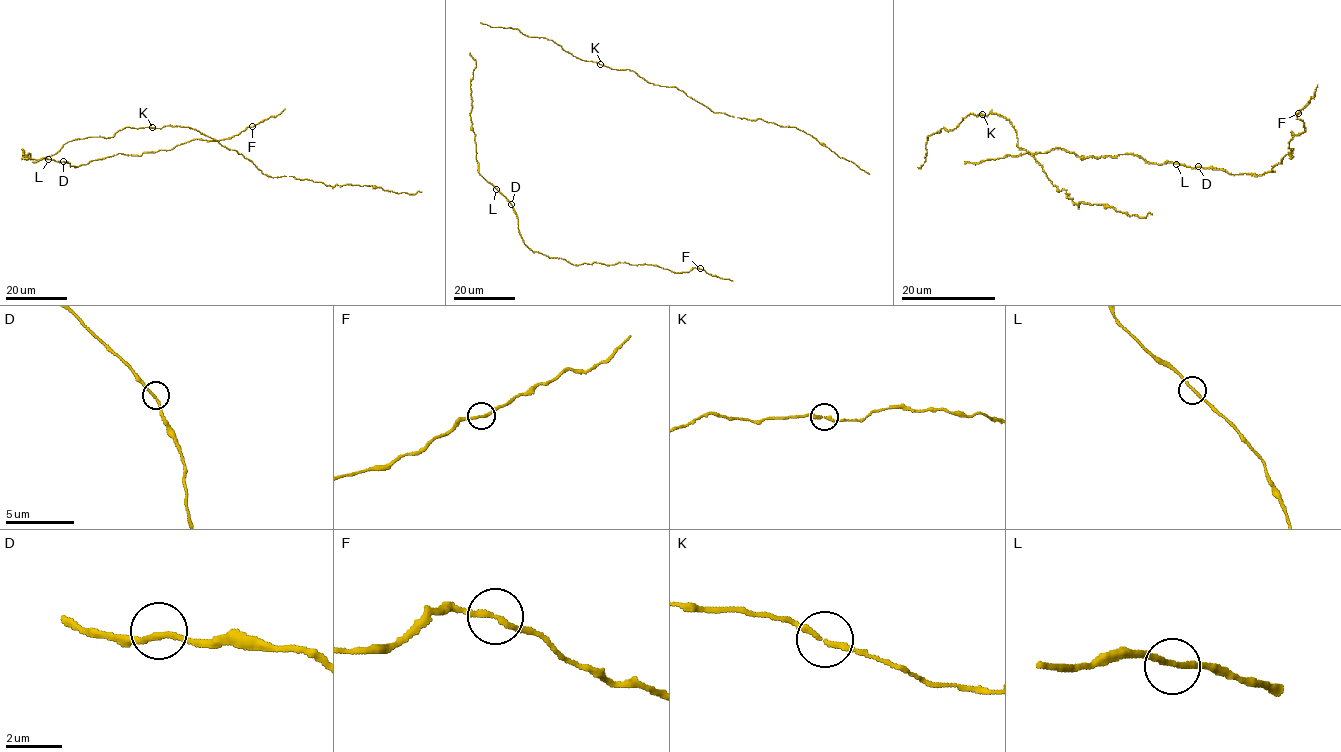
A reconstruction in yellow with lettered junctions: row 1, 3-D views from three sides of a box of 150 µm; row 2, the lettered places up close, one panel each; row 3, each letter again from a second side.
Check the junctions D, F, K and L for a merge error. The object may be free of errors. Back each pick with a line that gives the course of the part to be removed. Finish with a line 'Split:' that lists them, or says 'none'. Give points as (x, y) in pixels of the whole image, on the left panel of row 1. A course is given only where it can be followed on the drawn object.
Split: none

